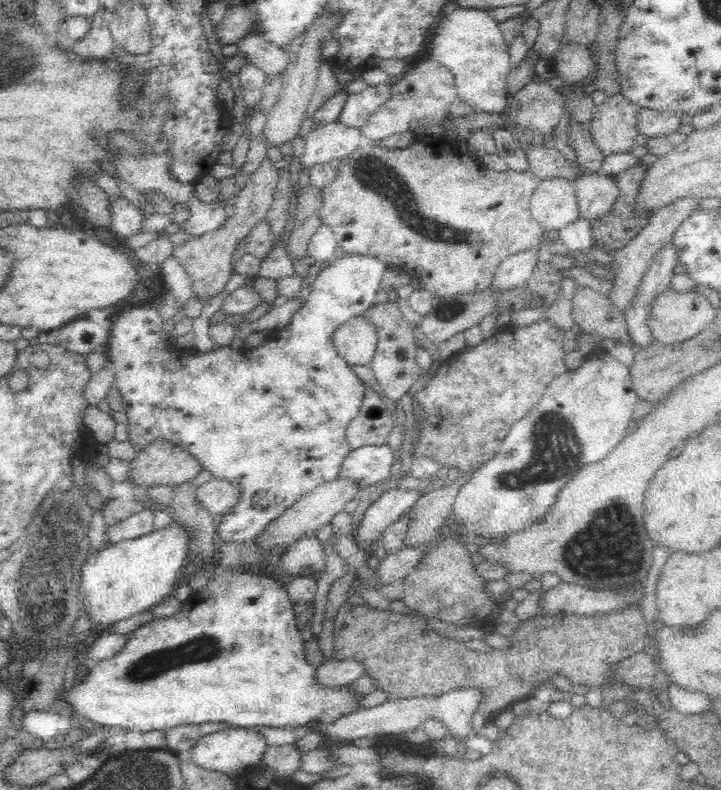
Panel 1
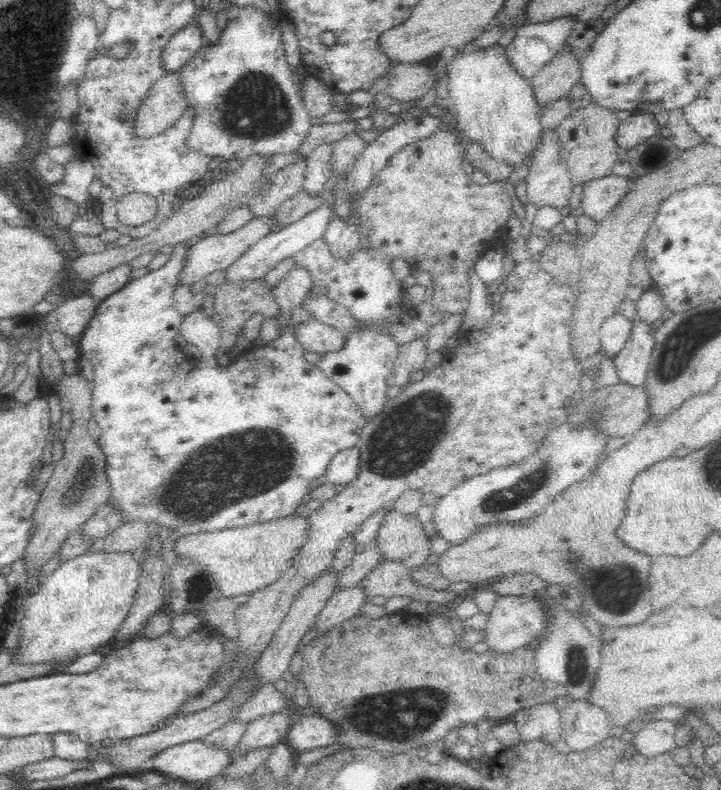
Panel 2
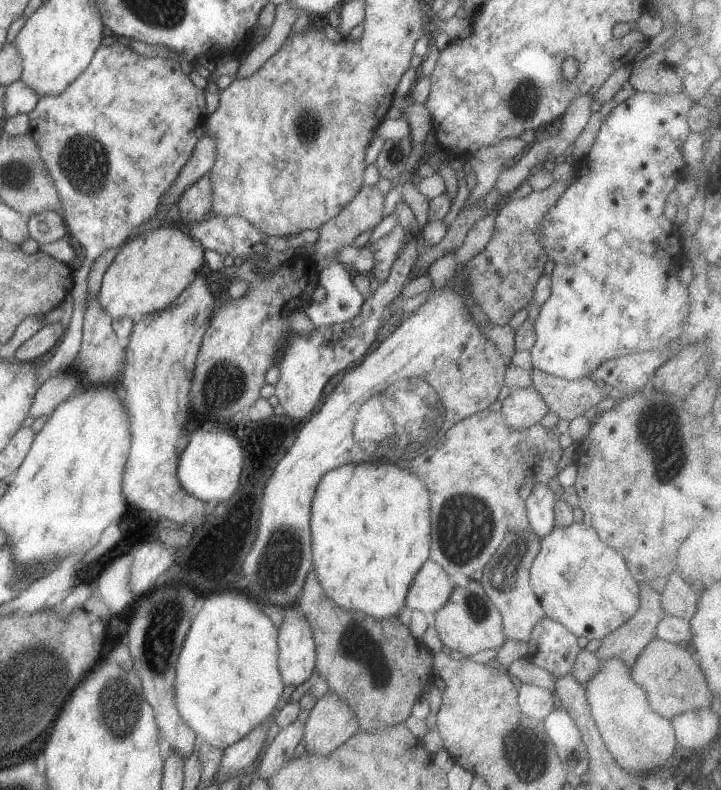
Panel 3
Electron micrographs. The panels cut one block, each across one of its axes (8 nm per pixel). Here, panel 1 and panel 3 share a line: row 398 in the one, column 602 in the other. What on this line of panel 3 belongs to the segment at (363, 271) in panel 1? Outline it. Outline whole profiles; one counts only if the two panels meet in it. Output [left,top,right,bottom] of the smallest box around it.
[529,90,695,381]

